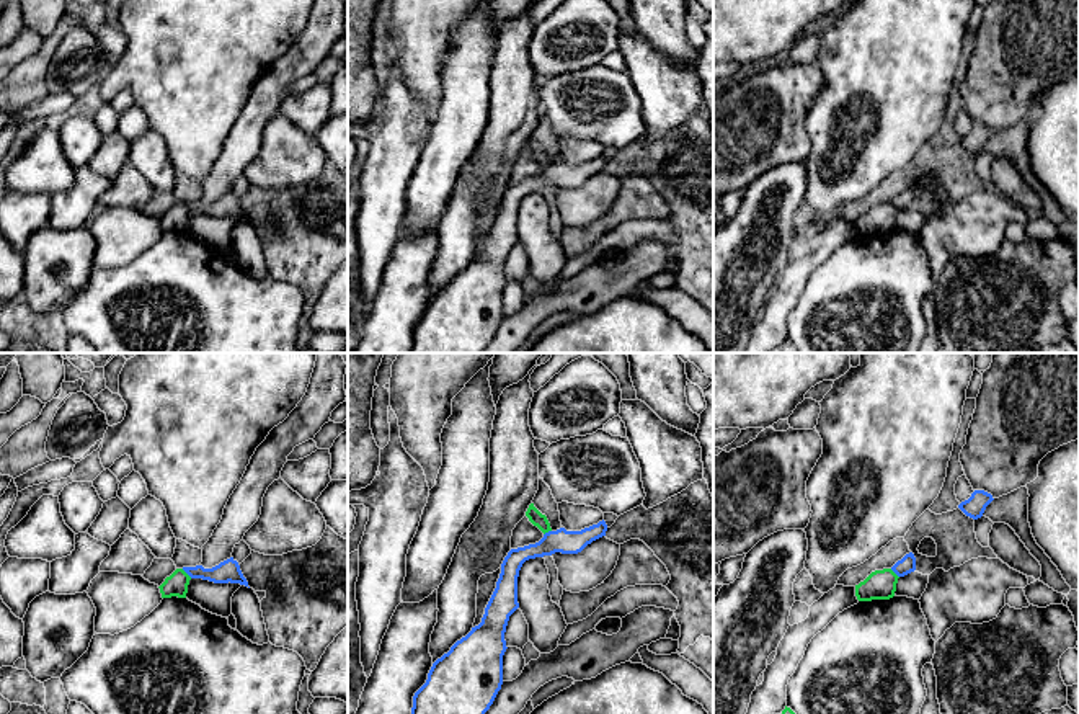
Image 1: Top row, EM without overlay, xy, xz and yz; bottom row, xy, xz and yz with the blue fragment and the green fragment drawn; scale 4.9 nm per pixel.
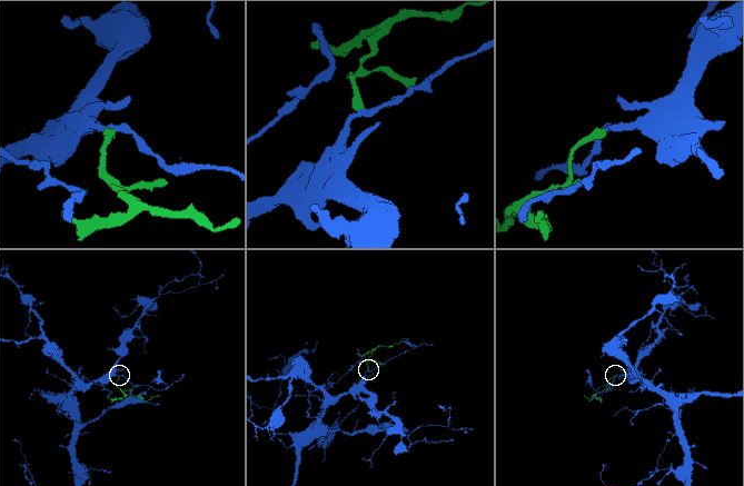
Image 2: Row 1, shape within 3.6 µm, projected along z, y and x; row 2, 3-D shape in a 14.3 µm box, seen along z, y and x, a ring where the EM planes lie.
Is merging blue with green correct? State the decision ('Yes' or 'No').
No

